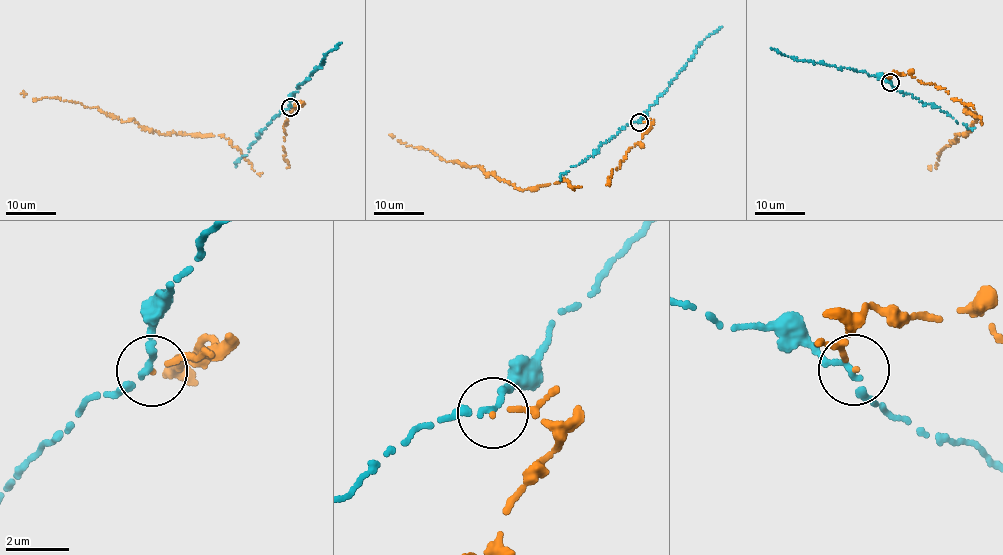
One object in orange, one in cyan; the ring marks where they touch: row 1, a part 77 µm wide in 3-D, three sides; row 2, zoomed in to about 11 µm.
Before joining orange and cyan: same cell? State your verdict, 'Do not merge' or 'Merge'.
Do not merge

